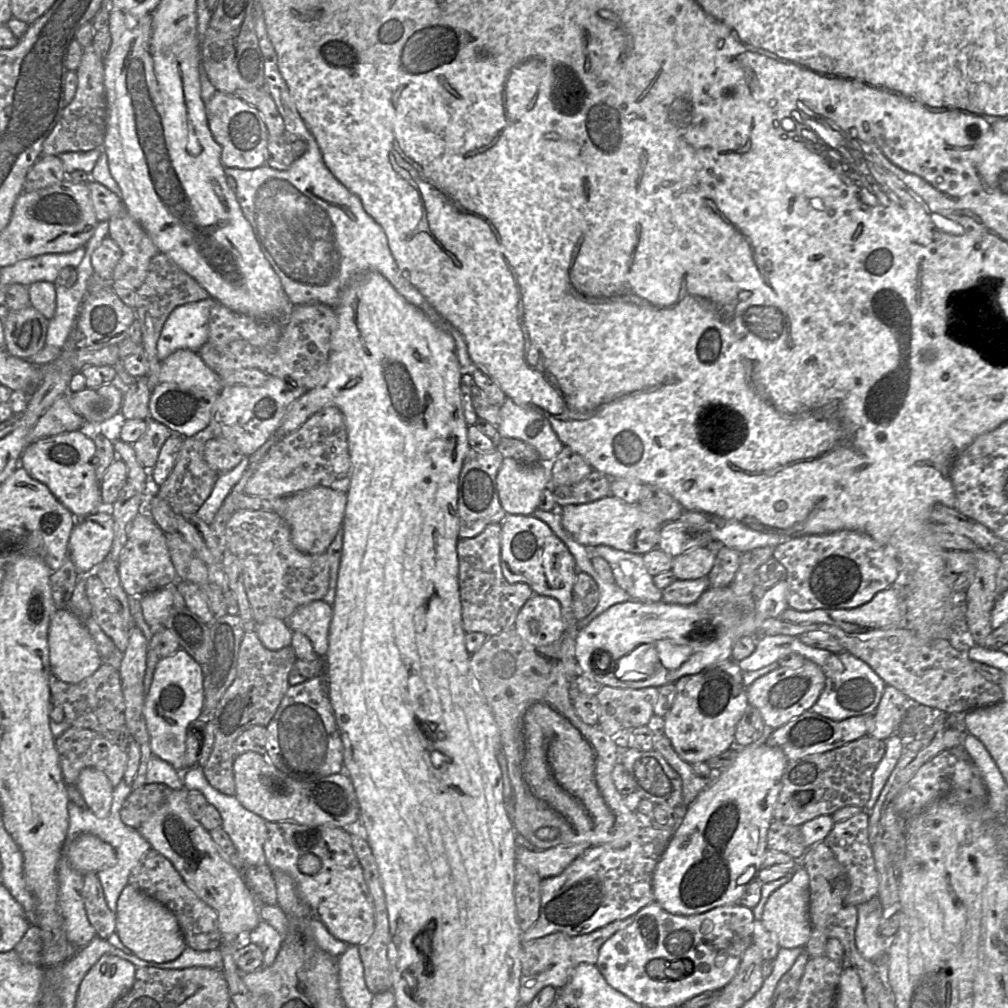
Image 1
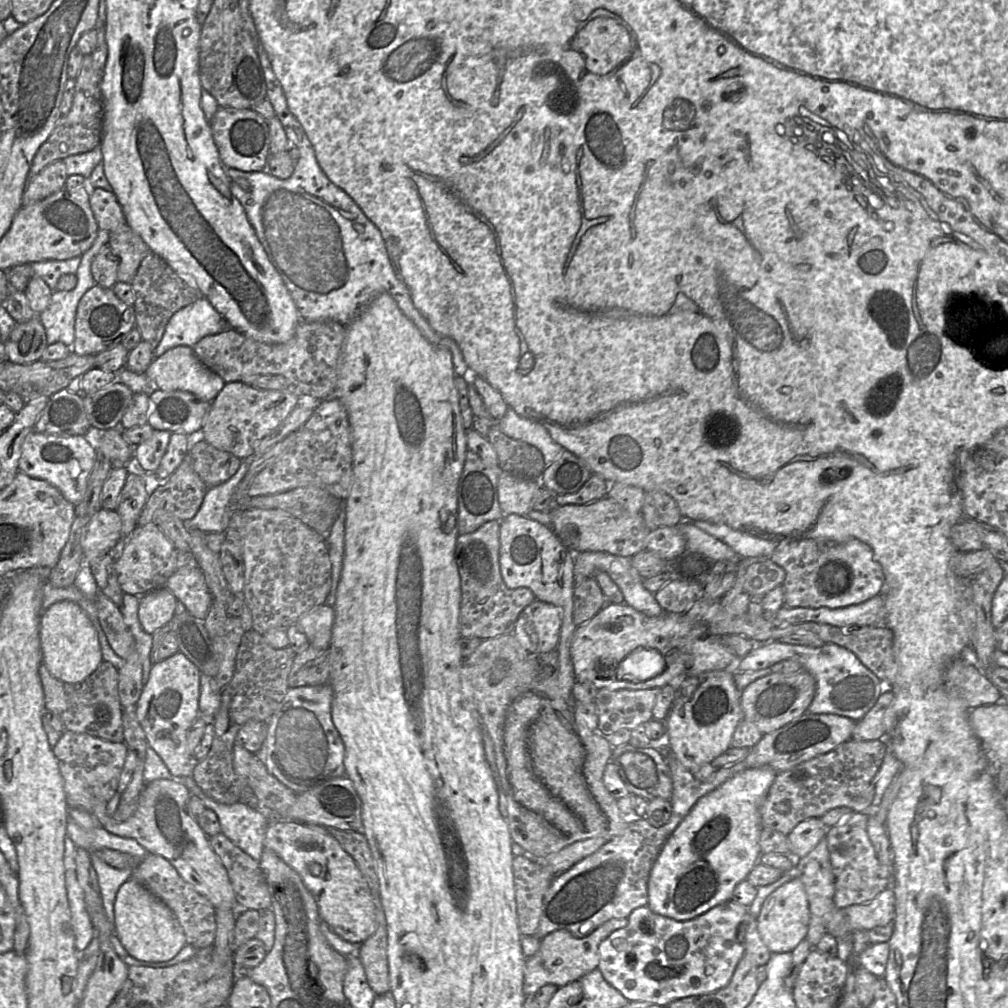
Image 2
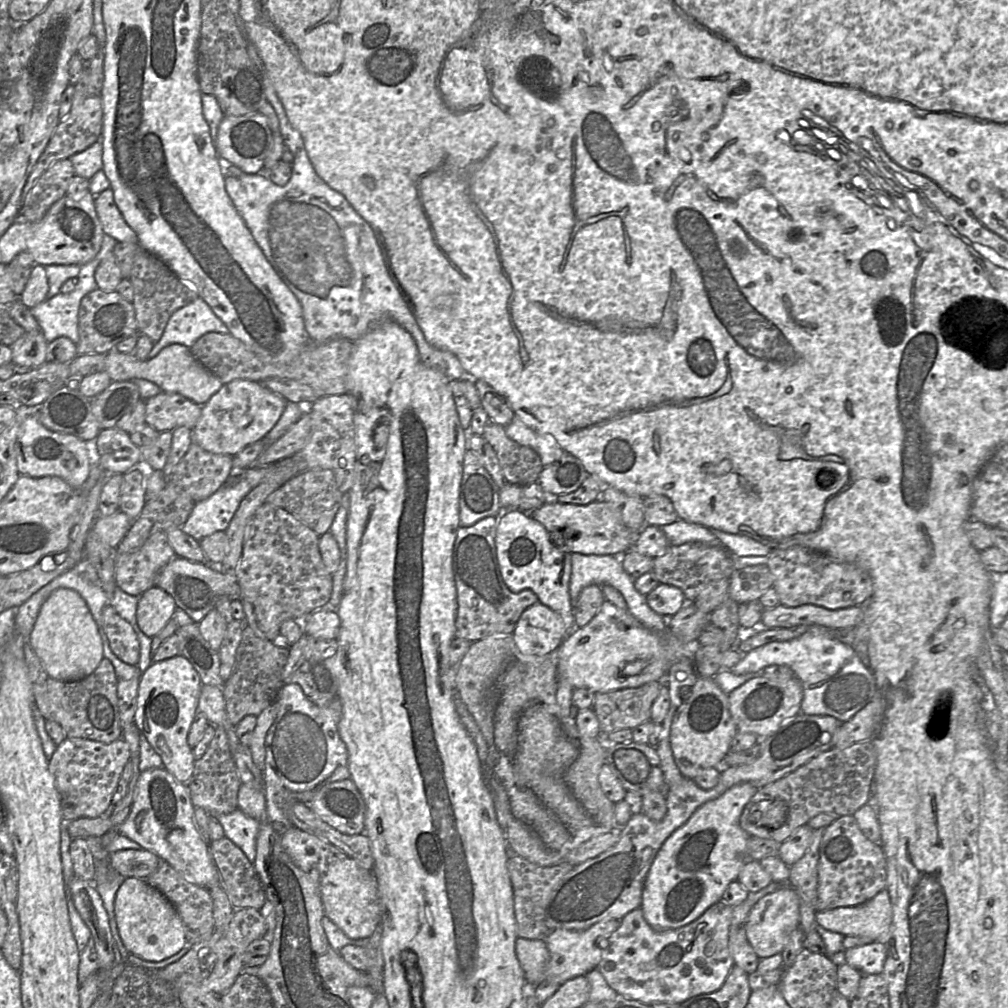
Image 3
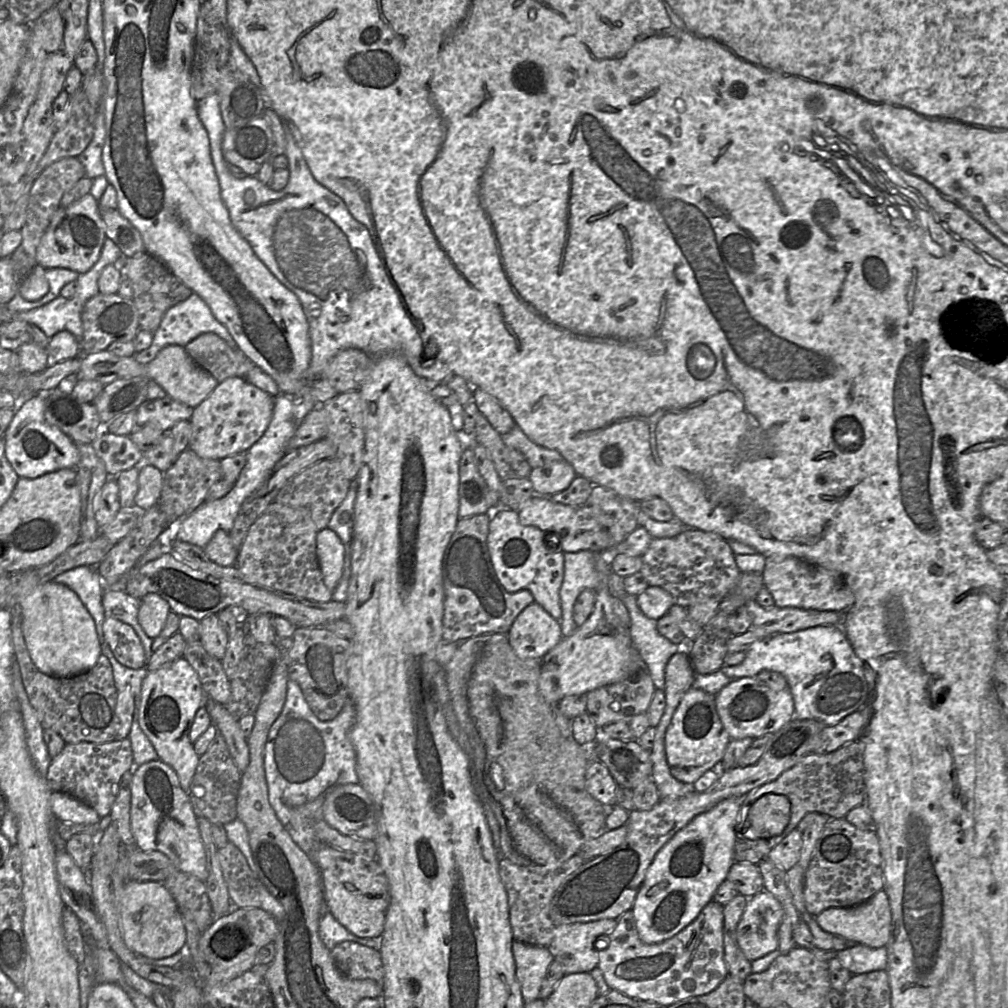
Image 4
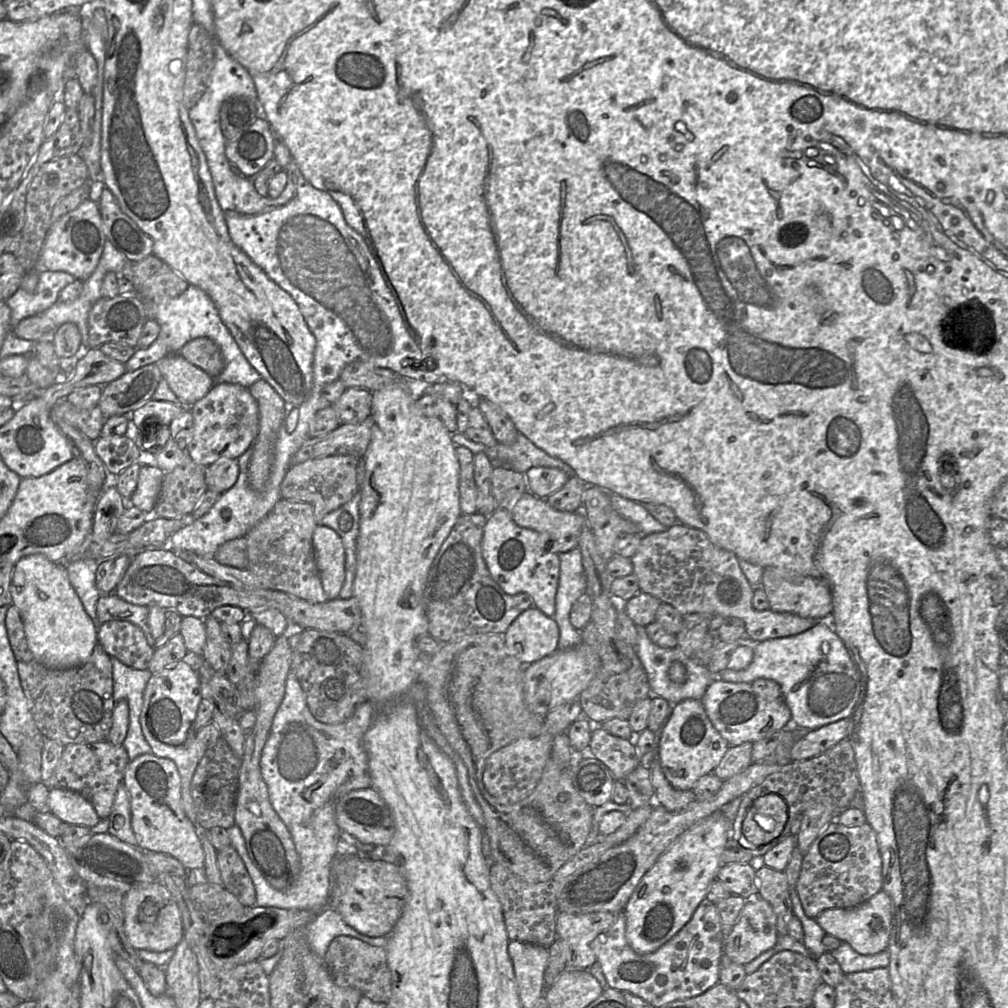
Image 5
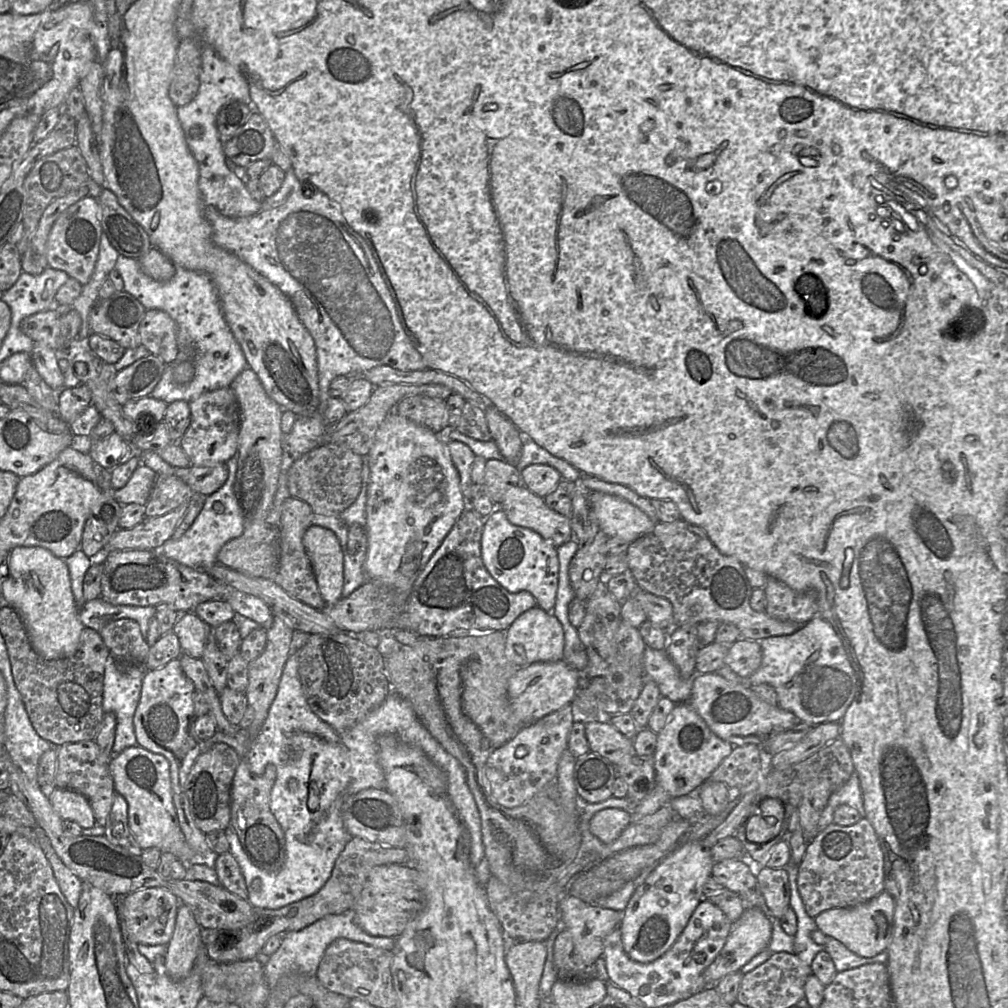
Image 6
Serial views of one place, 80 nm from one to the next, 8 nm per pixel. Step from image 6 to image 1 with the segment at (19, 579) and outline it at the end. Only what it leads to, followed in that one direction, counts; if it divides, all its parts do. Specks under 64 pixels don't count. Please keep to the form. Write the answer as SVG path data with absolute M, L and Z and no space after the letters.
M58 609L52 614L48 628L48 649L51 674L67 683L80 682L102 664L96 643L84 622L68 609Z

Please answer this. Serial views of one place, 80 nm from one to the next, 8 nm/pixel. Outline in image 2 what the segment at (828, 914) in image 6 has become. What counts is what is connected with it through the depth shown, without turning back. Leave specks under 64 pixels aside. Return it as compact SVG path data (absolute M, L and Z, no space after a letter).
M888 887L867 903L852 905L841 910L851 931L868 931L891 924L895 915L893 890Z

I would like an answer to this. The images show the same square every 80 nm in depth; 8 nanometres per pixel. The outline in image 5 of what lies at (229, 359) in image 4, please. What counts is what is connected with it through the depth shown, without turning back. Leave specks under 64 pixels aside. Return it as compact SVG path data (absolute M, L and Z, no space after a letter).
M198 337L187 342L178 353L212 378L218 377L224 368L219 346L208 337Z

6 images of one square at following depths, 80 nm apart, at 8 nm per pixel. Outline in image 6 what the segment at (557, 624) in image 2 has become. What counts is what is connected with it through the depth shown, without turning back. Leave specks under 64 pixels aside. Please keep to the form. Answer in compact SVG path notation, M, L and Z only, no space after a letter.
M537 605L519 615L506 630L505 654L518 668L537 662L563 660L564 647L564 631L561 623L553 613L548 613Z

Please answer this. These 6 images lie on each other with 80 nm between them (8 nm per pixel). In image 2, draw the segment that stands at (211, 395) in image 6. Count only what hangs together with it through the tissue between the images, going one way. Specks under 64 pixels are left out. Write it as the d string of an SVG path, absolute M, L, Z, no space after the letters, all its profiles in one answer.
M242 381L227 382L211 401L201 437L213 447L230 452L241 460L251 459L256 443L288 416L299 398L295 392L260 389Z

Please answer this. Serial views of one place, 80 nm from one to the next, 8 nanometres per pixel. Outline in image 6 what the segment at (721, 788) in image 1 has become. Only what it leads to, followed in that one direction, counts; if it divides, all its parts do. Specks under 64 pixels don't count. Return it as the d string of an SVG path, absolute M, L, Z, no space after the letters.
M691 841L662 859L644 882L636 888L623 911L619 925L623 948L632 960L640 963L652 962L672 946L697 905L704 899L703 885L709 877L712 877L714 863L710 848L703 847L699 841Z

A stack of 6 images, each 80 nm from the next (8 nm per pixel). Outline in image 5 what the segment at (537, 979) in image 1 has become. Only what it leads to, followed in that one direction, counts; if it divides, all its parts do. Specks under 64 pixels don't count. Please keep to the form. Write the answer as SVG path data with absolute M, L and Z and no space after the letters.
M558 912L556 934L568 946L568 969L589 969L597 961L592 942L616 922L617 916L611 912Z

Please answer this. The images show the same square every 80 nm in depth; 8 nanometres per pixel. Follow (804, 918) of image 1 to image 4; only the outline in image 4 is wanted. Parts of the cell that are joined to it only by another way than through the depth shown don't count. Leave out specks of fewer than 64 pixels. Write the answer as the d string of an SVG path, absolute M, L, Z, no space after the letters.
M762 890L748 899L736 931L737 943L751 962L779 949L781 903Z

